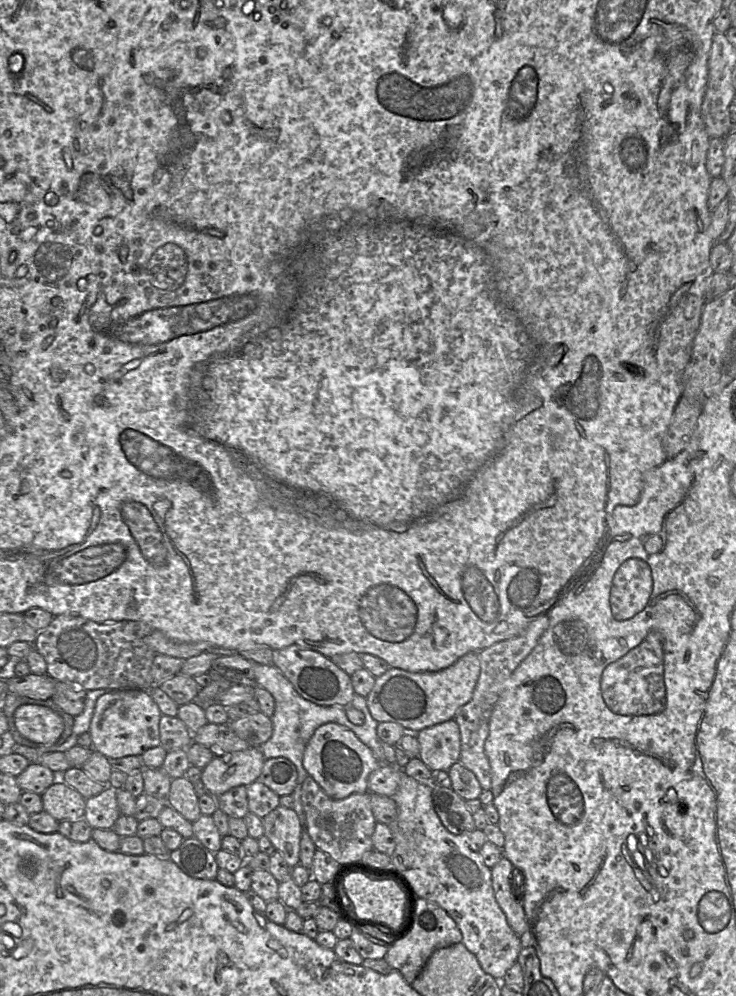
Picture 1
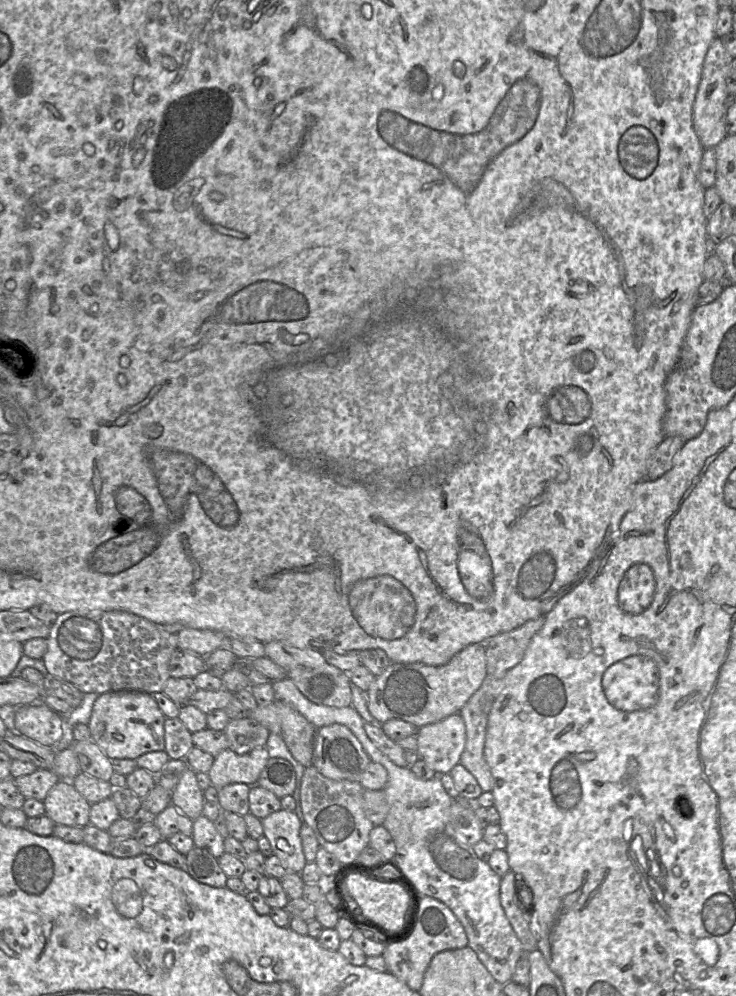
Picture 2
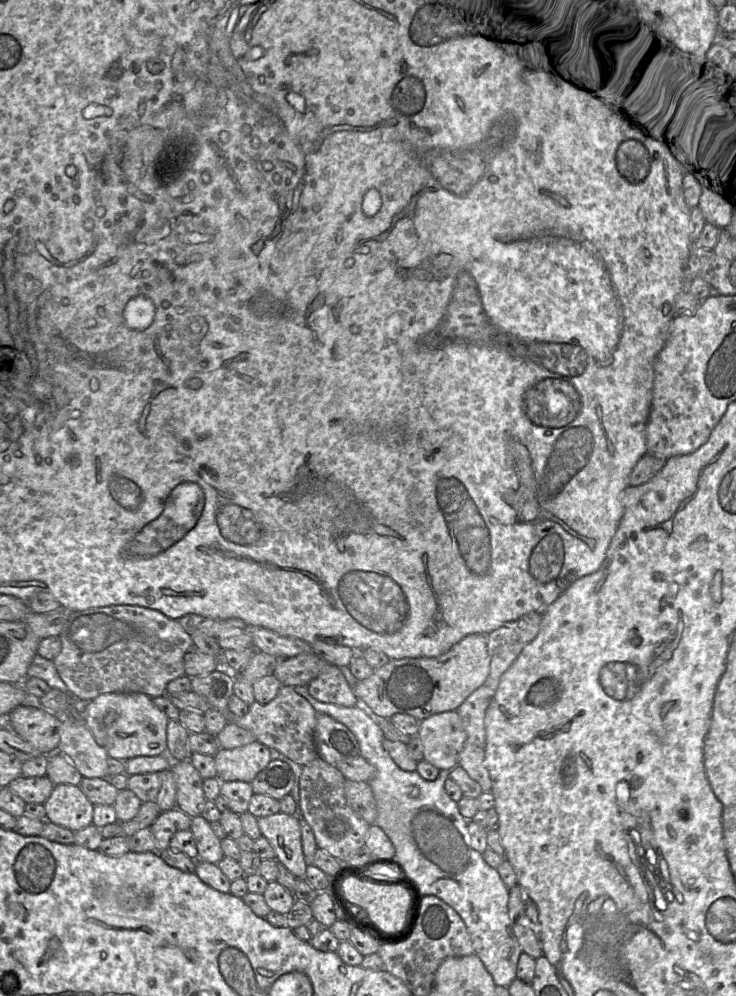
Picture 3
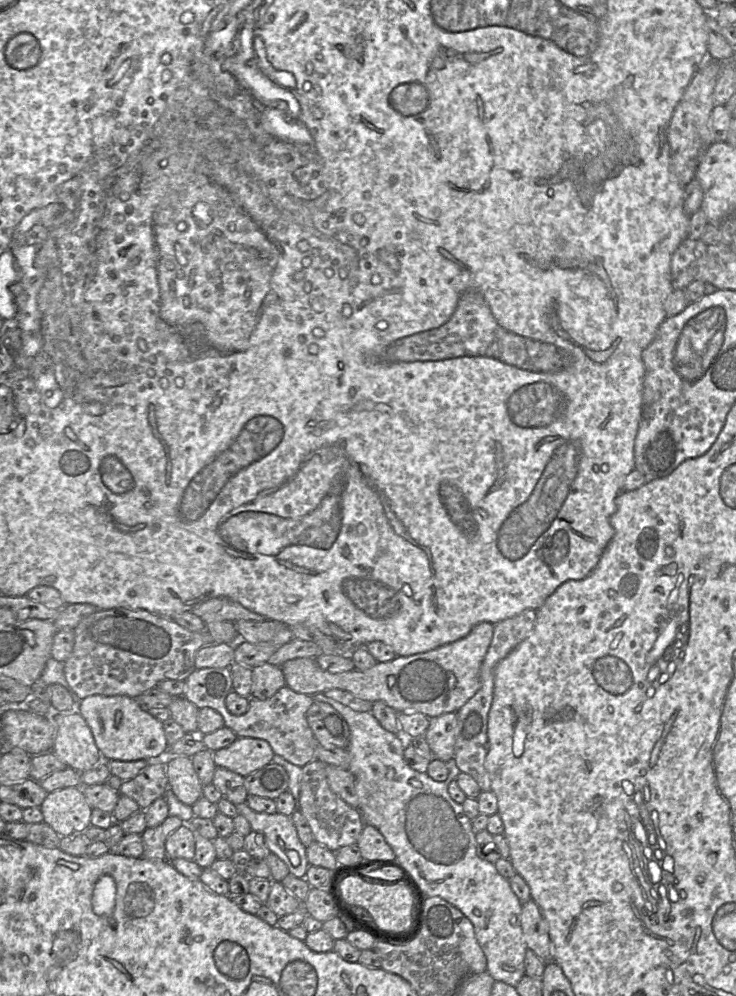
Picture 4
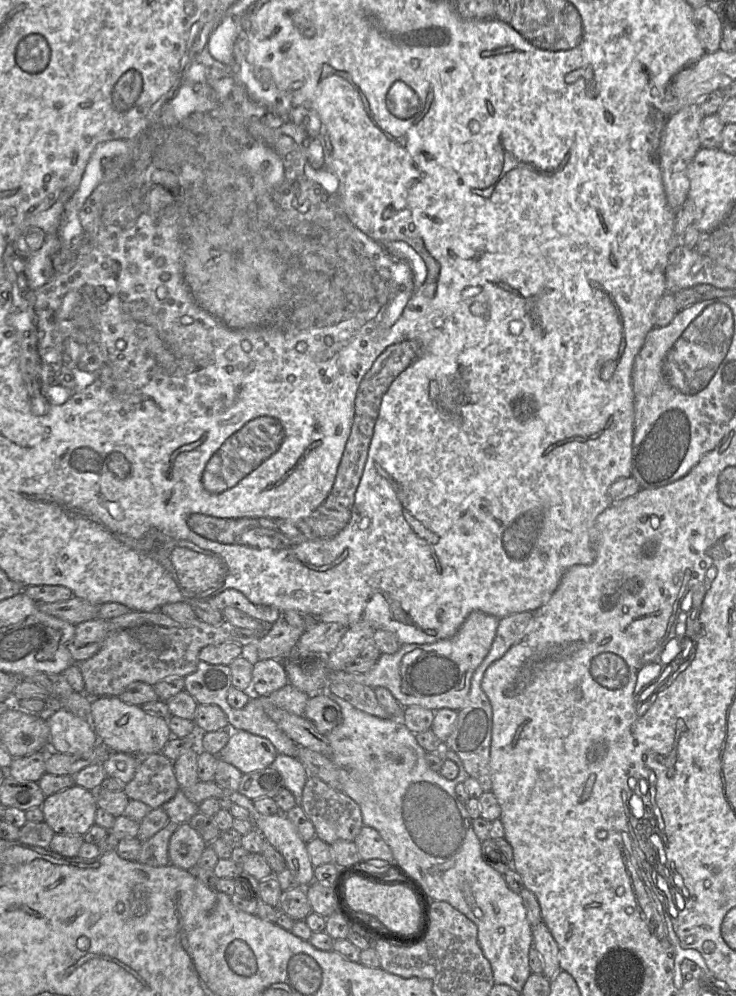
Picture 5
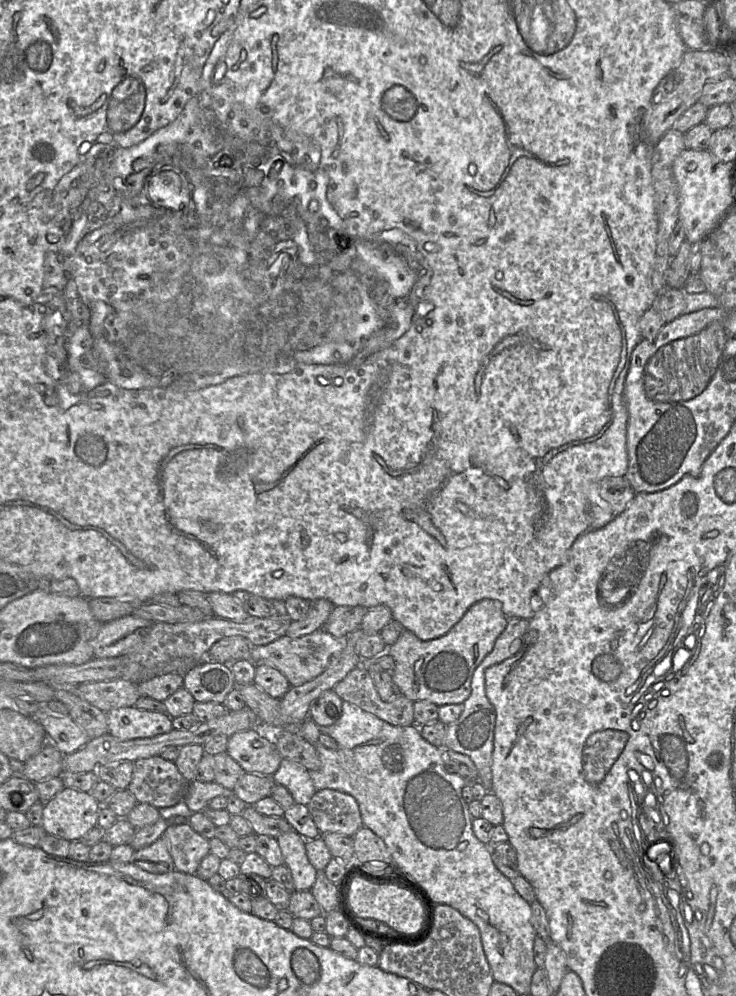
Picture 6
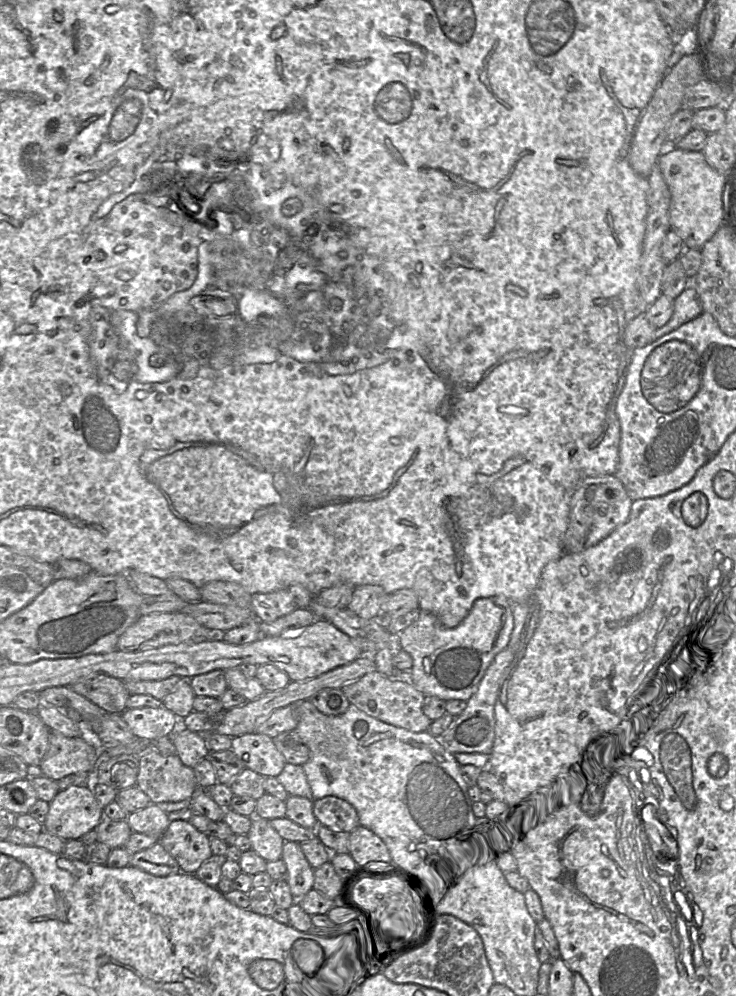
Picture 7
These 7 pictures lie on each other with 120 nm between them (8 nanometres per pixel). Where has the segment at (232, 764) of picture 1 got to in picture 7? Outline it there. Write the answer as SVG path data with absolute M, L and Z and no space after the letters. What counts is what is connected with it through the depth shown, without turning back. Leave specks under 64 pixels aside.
M259 732L233 737L231 750L241 760L245 769L263 777L276 778L287 763L273 738Z

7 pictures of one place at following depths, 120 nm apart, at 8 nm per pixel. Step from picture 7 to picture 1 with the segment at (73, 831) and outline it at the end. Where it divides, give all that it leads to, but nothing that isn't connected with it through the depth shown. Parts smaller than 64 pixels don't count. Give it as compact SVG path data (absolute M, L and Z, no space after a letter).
M60 778L42 795L43 811L58 822L84 818L86 799Z

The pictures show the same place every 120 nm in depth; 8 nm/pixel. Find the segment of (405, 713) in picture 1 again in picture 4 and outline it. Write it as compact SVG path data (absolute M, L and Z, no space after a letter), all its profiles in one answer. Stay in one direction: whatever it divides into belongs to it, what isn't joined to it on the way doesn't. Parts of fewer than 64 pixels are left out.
M481 622L470 633L455 642L440 646L428 652L410 656L398 656L390 662L377 662L365 671L352 670L343 673L330 673L320 668L316 658L303 657L286 661L281 667L286 685L295 692L314 695L333 688L346 690L353 695L370 702L383 701L396 712L419 712L428 718L449 712L457 712L481 687L480 669L489 649L494 632L494 625Z

